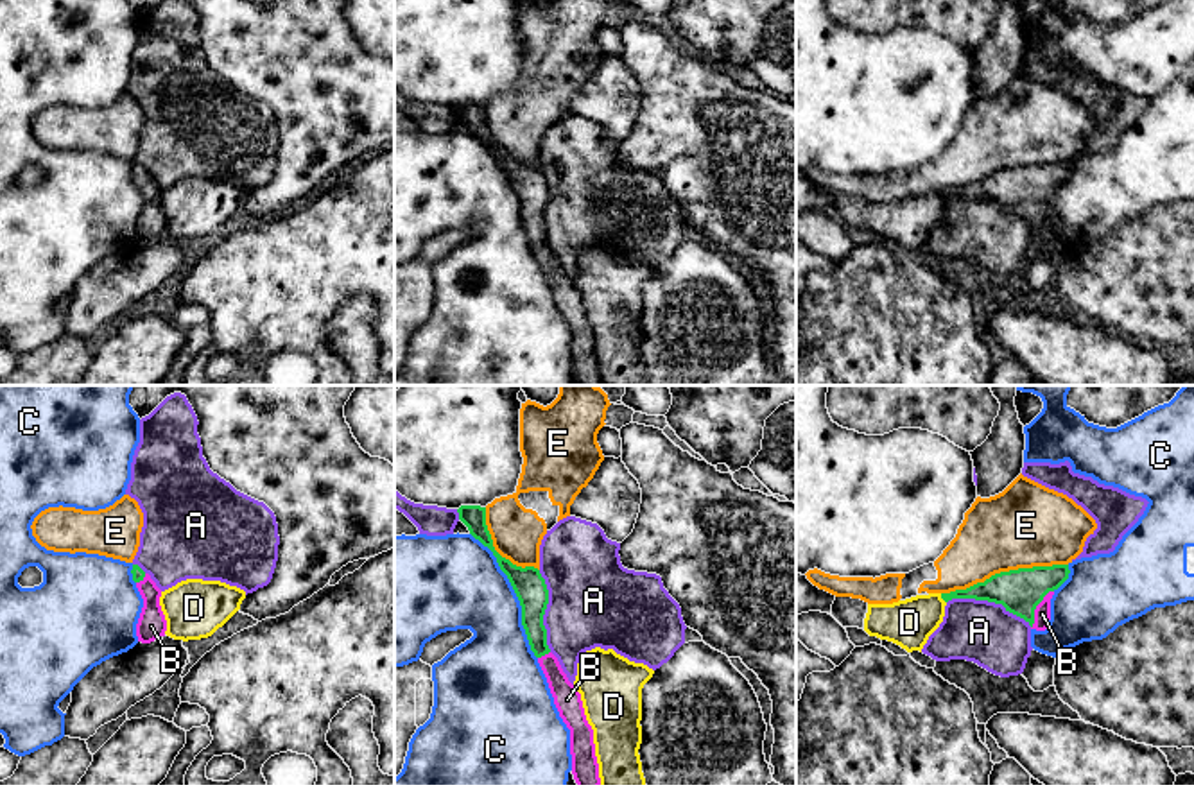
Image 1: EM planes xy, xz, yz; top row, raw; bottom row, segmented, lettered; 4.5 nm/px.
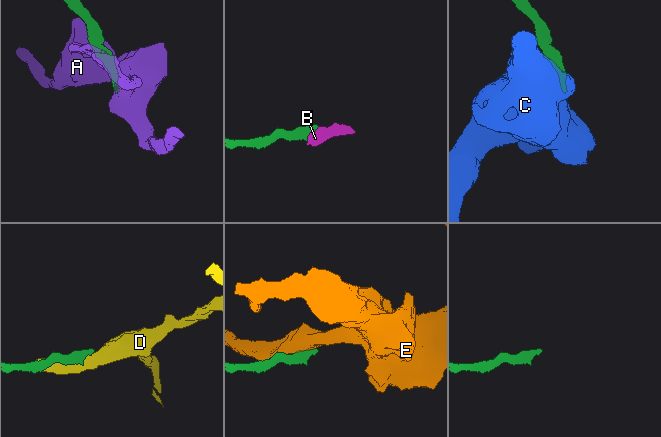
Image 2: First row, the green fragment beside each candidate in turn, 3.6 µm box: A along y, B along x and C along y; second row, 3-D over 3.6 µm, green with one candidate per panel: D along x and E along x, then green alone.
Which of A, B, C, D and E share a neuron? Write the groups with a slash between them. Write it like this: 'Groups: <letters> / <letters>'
Groups: A / B / C / D / E

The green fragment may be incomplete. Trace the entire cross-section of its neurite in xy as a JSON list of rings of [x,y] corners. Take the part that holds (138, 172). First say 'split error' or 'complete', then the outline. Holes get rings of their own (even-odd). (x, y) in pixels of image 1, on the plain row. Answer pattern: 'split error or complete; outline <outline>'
split error; outline [[[133,163],[133,179],[143,197],[143,206],[136,222],[136,235],[142,242],[151,242],[165,235],[167,219],[160,204],[161,188],[138,163]]]

